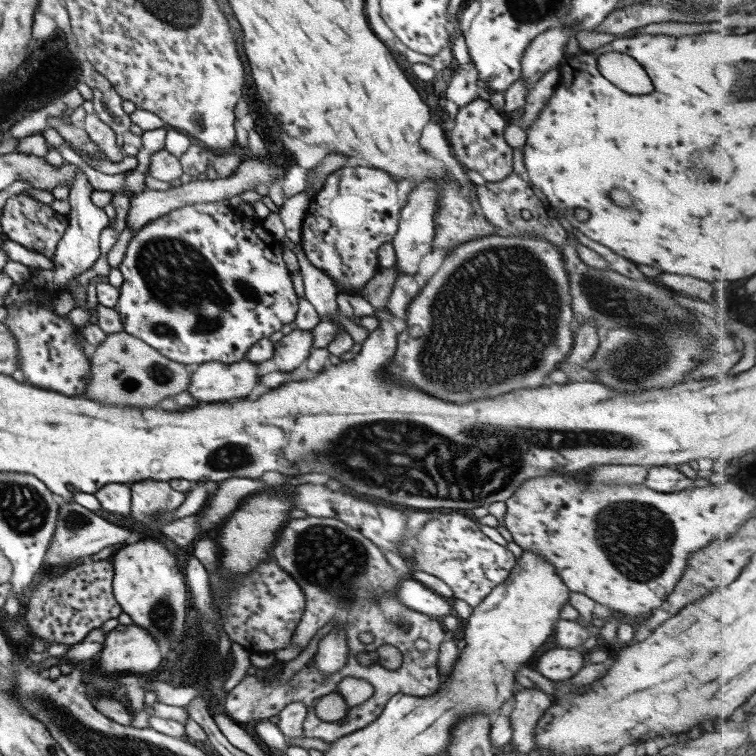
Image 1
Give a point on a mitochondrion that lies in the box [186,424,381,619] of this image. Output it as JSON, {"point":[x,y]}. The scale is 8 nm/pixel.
{"point":[334,562]}

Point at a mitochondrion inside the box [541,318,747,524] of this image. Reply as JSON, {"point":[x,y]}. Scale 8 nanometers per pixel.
{"point":[637,363]}

